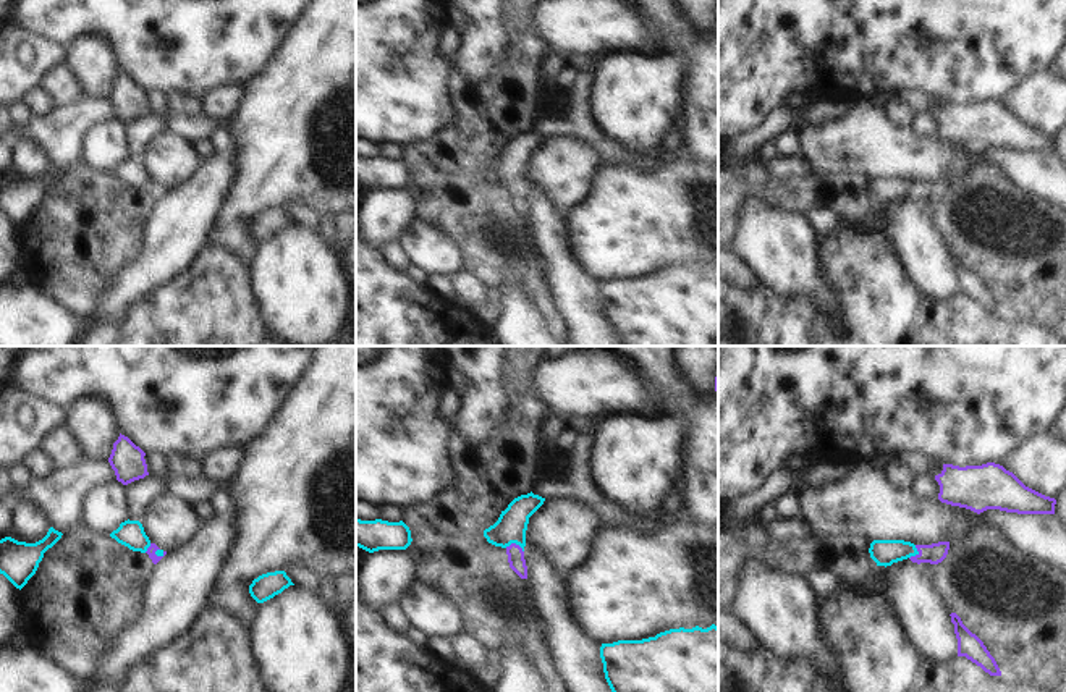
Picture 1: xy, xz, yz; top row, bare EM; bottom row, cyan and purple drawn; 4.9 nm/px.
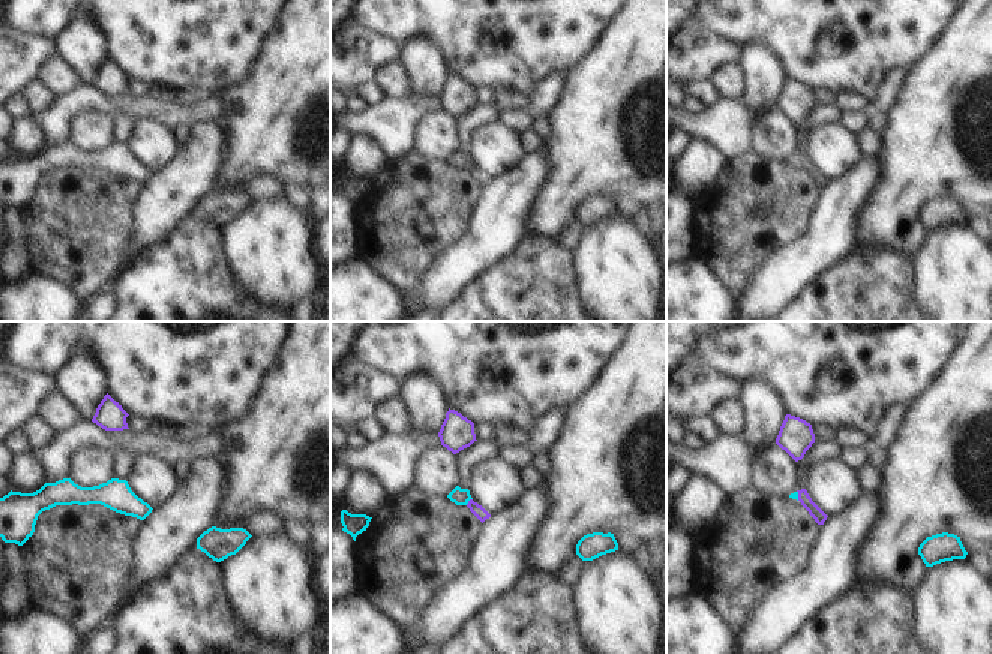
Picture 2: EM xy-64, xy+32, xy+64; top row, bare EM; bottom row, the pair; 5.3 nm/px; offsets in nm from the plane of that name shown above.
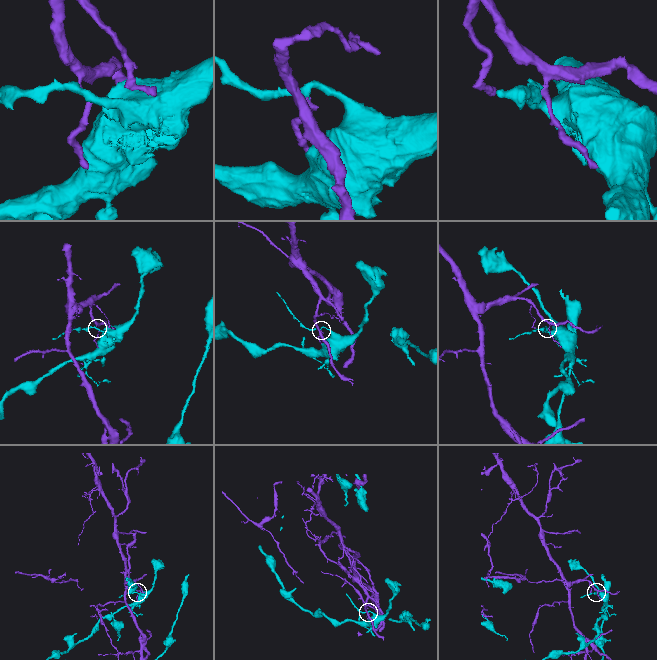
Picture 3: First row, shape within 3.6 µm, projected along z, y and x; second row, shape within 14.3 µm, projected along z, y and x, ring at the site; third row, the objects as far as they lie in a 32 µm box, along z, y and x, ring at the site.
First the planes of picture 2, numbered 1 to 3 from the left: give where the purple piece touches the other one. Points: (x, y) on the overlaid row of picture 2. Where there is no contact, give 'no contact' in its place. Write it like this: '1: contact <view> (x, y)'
1: no contact
2: contact xy+32 (468, 500)
3: contact xy+64 (797, 495)

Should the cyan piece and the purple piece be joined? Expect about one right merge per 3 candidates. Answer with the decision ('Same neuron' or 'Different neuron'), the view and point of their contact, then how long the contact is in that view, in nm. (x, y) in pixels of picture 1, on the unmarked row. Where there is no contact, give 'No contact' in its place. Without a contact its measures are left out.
Different neuron. Touches cyan at xz (515, 180). Shared border 100 nm.

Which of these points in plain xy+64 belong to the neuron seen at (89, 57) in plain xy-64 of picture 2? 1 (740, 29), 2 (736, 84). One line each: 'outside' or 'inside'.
1: outside
2: outside

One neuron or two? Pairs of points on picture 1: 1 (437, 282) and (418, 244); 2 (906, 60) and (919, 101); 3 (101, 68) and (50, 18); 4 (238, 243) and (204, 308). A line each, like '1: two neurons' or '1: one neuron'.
1: two neurons
2: two neurons
3: two neurons
4: two neurons

